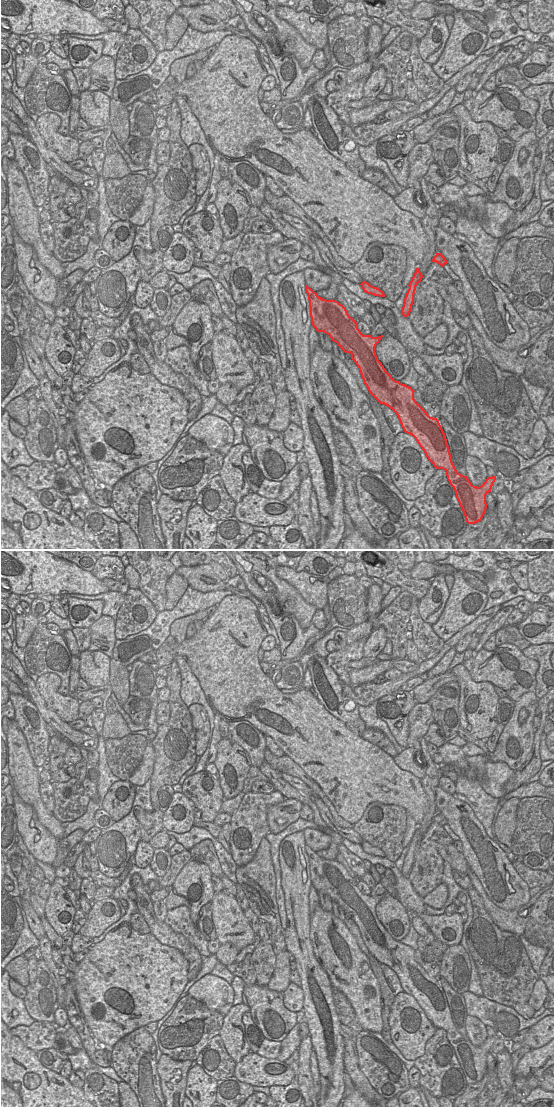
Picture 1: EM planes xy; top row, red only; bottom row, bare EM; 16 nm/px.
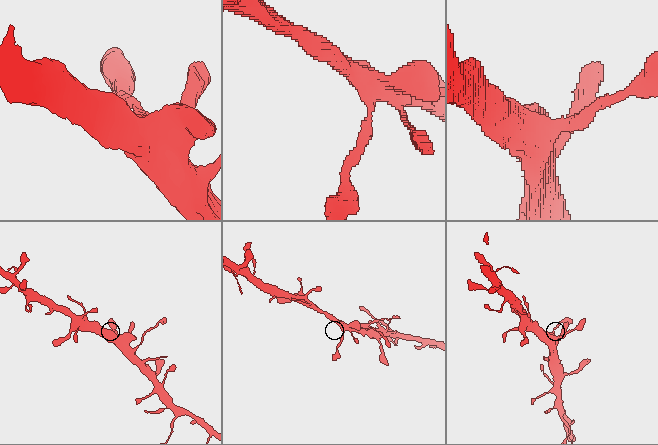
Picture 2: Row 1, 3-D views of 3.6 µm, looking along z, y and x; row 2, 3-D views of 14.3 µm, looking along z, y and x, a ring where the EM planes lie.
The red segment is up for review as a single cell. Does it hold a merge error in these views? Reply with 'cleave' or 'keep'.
keep

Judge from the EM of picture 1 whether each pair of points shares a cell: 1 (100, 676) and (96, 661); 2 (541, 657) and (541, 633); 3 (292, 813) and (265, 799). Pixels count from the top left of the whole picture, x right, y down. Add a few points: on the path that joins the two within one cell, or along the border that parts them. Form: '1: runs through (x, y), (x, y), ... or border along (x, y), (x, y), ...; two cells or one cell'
1: runs through (99, 672), (98, 665); one cell
2: border along (543, 643), (531, 645); two cells
3: border along (284, 798), (267, 807), (269, 827); two cells

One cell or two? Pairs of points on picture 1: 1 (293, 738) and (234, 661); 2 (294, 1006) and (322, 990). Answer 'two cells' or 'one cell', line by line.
1: one cell
2: two cells

